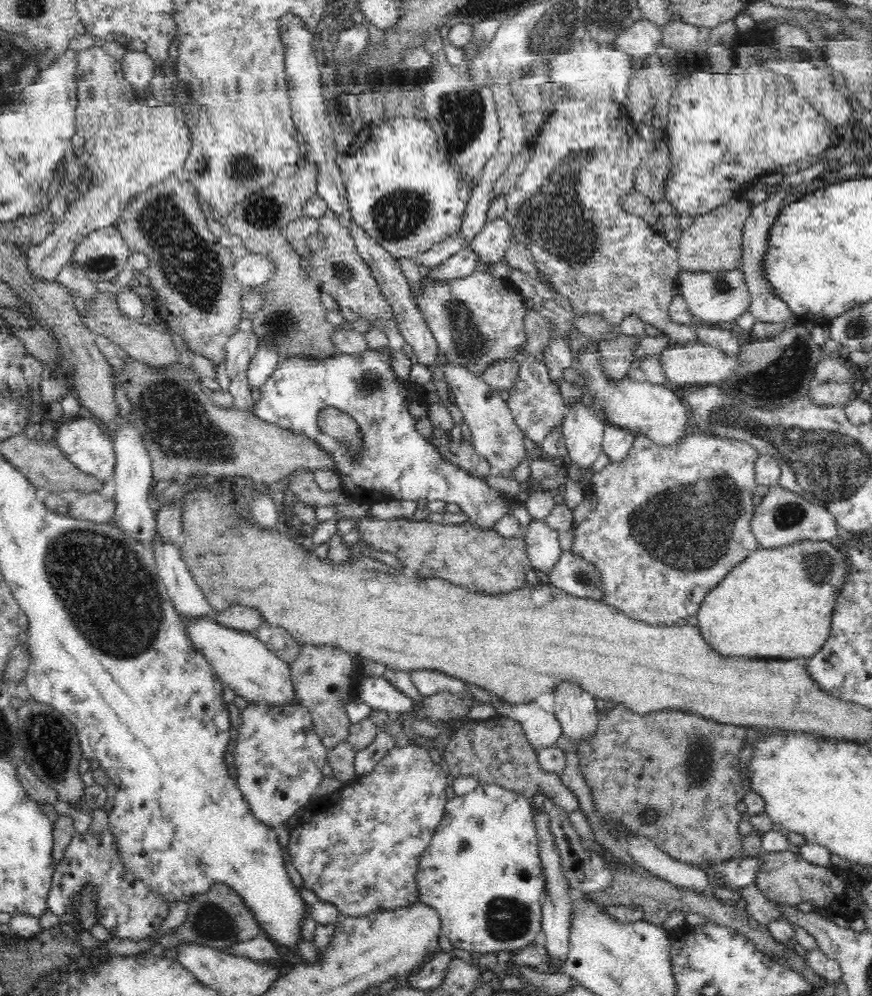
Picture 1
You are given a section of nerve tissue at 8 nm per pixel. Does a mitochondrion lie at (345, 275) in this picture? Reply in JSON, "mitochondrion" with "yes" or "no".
{"mitochondrion":"yes"}

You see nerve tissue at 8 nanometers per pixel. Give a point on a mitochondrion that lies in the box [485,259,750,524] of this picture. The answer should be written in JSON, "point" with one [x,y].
{"point":[718,284]}

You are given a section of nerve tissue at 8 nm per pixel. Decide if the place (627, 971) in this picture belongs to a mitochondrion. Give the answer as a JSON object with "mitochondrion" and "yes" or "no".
{"mitochondrion":"no"}

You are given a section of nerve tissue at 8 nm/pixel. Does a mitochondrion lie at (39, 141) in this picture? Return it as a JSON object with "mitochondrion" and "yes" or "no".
{"mitochondrion":"no"}

